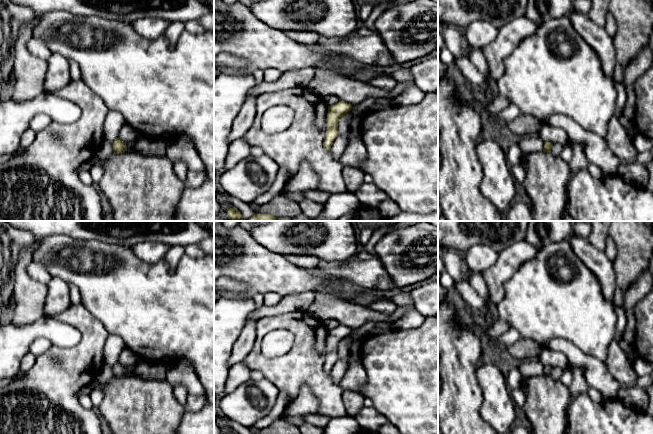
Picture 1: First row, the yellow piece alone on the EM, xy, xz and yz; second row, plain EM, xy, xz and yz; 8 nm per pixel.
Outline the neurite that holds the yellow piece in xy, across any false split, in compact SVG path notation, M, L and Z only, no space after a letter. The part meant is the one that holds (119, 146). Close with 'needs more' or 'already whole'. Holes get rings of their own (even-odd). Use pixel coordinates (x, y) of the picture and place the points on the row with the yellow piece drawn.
M117 138L115 141L112 141L114 154L119 154L127 151L126 143L121 139Z; already whole

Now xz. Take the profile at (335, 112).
M341 100L335 105L328 106L327 129L323 142L325 150L330 151L333 141L338 136L338 122L351 108L352 105L350 103Z; already whole

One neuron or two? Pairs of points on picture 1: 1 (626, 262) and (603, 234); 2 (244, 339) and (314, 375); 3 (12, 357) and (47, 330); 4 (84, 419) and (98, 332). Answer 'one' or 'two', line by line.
1: two
2: two
3: one
4: one

